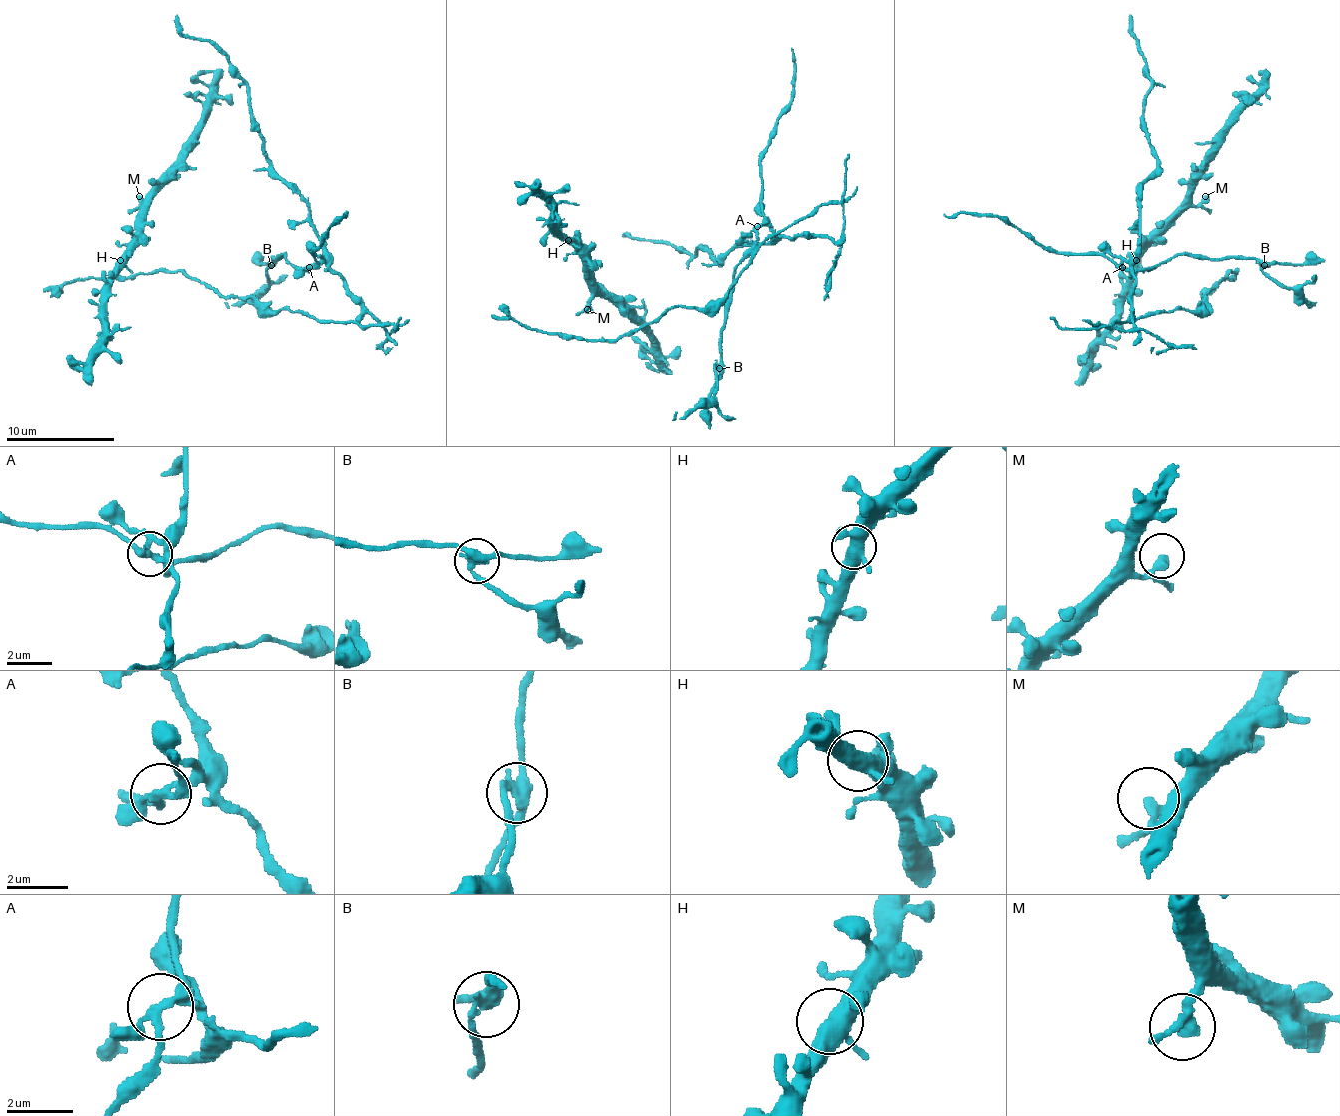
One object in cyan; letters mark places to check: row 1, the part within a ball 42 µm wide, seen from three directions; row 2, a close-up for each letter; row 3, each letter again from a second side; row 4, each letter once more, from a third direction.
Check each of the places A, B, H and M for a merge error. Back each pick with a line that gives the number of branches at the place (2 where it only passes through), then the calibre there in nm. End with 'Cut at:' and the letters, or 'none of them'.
A: branches 4; calibre 240 nm
B: branches 3; calibre 300 nm
Cut at: A, B

